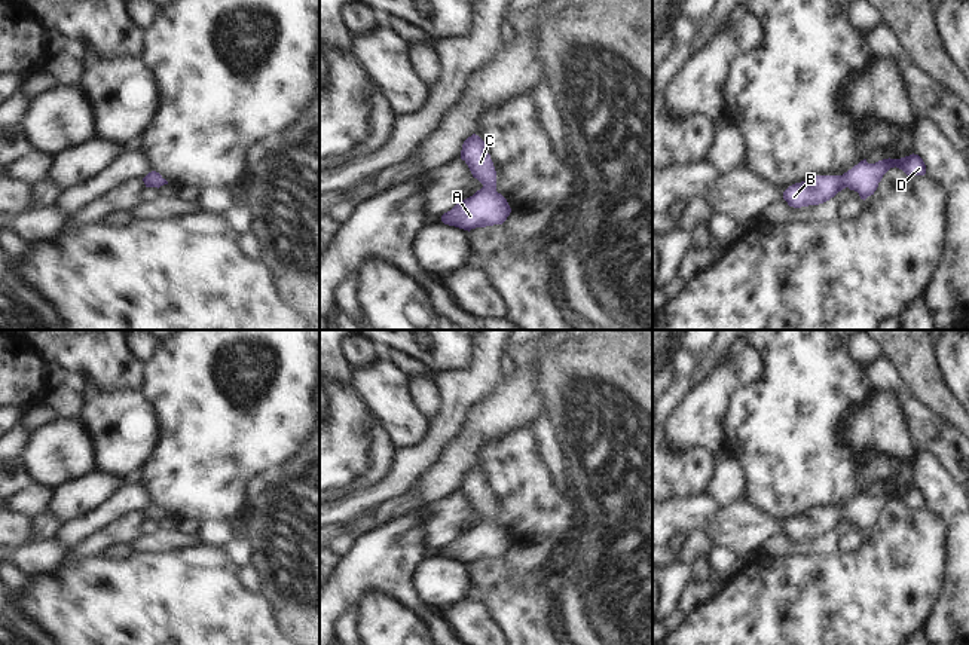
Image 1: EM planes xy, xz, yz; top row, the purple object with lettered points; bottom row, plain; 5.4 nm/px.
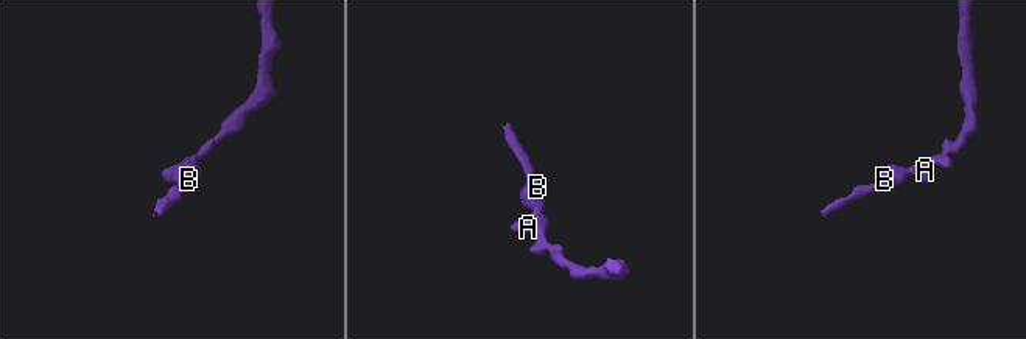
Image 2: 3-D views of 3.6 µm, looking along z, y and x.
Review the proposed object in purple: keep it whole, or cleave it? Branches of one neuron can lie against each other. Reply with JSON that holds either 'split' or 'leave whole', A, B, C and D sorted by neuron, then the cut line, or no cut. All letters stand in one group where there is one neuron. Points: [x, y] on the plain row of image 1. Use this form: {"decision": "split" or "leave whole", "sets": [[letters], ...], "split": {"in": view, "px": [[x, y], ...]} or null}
{"decision": "leave whole", "sets": [["A", "B", "C", "D"]], "split": null}

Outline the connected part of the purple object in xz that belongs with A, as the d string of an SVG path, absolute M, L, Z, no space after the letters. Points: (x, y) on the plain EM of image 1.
M473 467L461 483L461 492L483 520L441 548L441 554L464 563L502 557L511 545L507 532L496 525L496 504L484 474Z

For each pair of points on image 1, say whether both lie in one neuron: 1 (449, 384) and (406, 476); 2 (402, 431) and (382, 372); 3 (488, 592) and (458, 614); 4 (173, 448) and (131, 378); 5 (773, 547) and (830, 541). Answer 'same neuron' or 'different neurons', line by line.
1: same neuron
2: same neuron
3: different neurons
4: different neurons
5: same neuron

